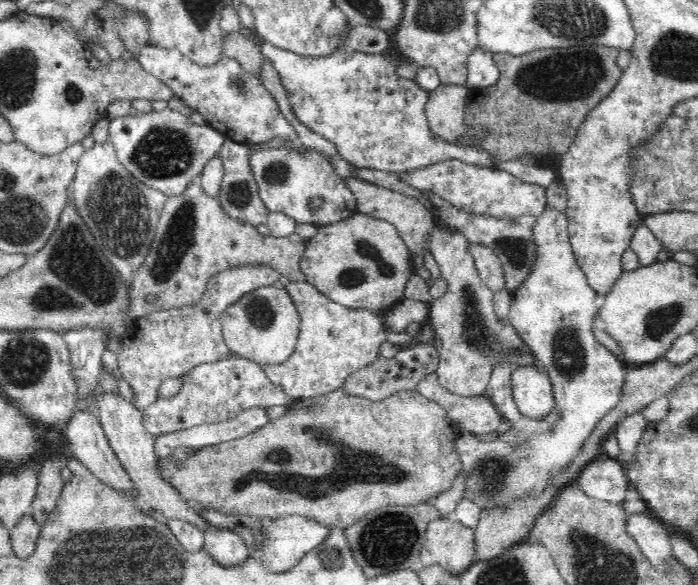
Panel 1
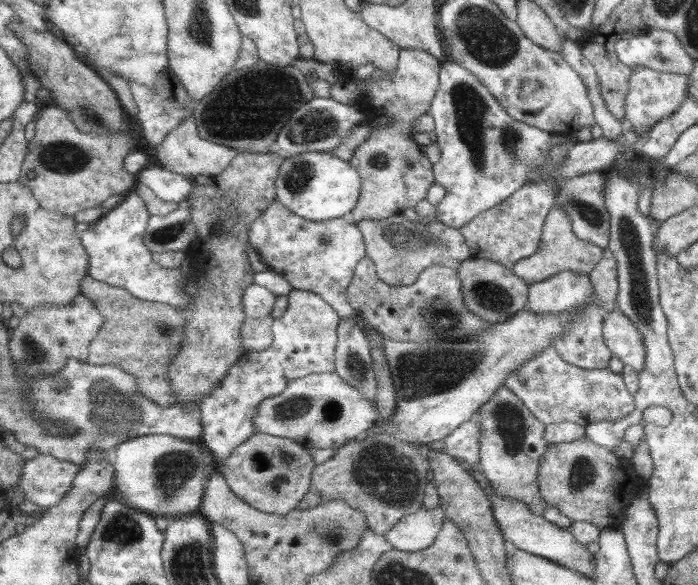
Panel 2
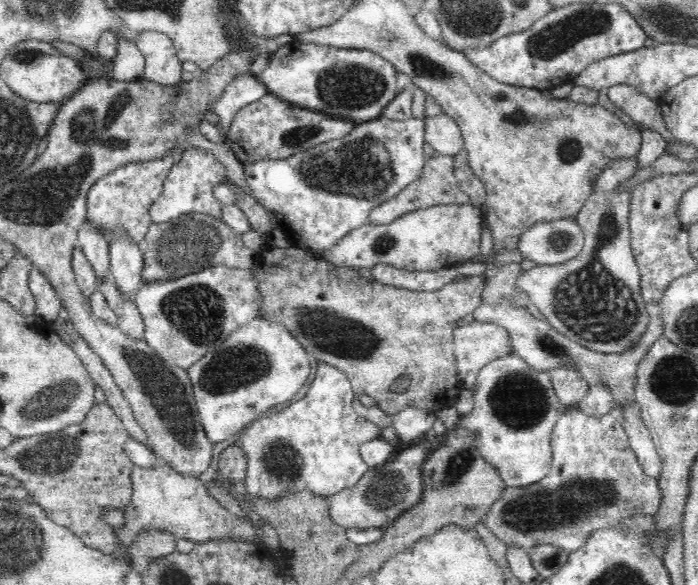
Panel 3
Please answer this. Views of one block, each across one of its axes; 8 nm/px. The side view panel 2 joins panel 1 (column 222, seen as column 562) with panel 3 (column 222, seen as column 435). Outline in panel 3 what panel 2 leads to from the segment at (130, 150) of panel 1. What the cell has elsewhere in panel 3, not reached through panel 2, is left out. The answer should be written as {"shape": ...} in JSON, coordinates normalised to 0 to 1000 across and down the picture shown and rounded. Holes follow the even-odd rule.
{"shape":[[[360,123],[352,126],[338,126],[338,130],[332,133],[332,140],[321,150],[321,161],[318,161],[309,174],[304,174],[304,178],[301,178],[301,188],[314,198],[317,217],[311,219],[321,227],[322,239],[328,226],[328,219],[331,217],[331,209],[334,207],[335,197],[344,190],[348,181],[367,174],[367,171],[372,171],[372,168],[378,168],[383,159],[384,154],[381,145],[370,138],[370,135],[364,132]],[[278,251],[266,256],[261,262],[258,275],[248,280],[246,292],[234,318],[232,332],[215,352],[216,374],[222,383],[232,383],[261,366],[278,362],[317,374],[321,352],[307,340],[304,325],[312,315],[322,315],[324,308],[327,308],[325,292],[319,280],[307,268],[304,258]]]}

